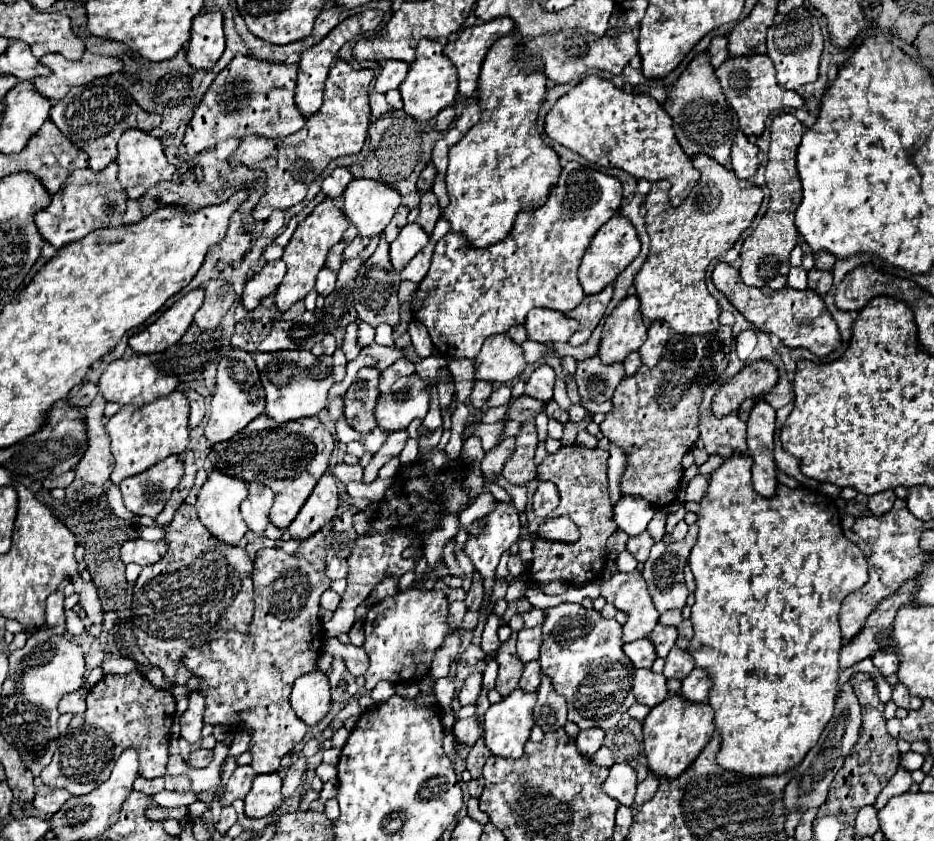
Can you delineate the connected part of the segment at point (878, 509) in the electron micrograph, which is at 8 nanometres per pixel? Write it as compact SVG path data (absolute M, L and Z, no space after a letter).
M884 490L884 492L878 492L878 494L872 494L868 498L868 510L872 514L884 514L886 510L890 510L890 506L894 504L896 500L896 494L894 490Z

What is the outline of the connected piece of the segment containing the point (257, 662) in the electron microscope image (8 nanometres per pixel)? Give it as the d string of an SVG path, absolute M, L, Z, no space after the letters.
M328 522L314 538L300 544L296 554L286 554L282 548L262 548L254 558L254 616L248 632L226 632L218 640L186 652L184 666L194 674L204 678L200 690L206 698L204 722L218 726L246 726L250 728L250 756L256 774L278 772L280 760L304 738L306 724L296 716L290 706L292 684L298 676L316 670L316 660L320 654L320 644L324 640L322 624L318 620L318 604L324 590L330 588L330 578L324 574L324 536L330 532L332 522Z

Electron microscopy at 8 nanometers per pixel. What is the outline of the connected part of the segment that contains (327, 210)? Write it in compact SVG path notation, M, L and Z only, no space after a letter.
M326 198L324 202L320 202L308 216L304 222L298 224L296 232L292 234L286 250L284 250L284 264L288 266L288 272L282 280L282 284L278 286L276 294L274 294L274 300L276 300L276 306L278 310L288 310L296 300L302 300L312 288L314 288L314 280L316 280L316 274L318 270L324 266L324 260L326 260L326 254L328 250L340 242L344 230L348 228L348 220L346 216L342 214L342 210L338 208L338 200L332 200L332 198Z

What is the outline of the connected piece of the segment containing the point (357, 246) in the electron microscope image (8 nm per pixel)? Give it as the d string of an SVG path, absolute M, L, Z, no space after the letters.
M356 236L356 238L346 246L346 250L344 250L344 260L352 260L352 258L356 258L368 244L370 244L370 238Z

